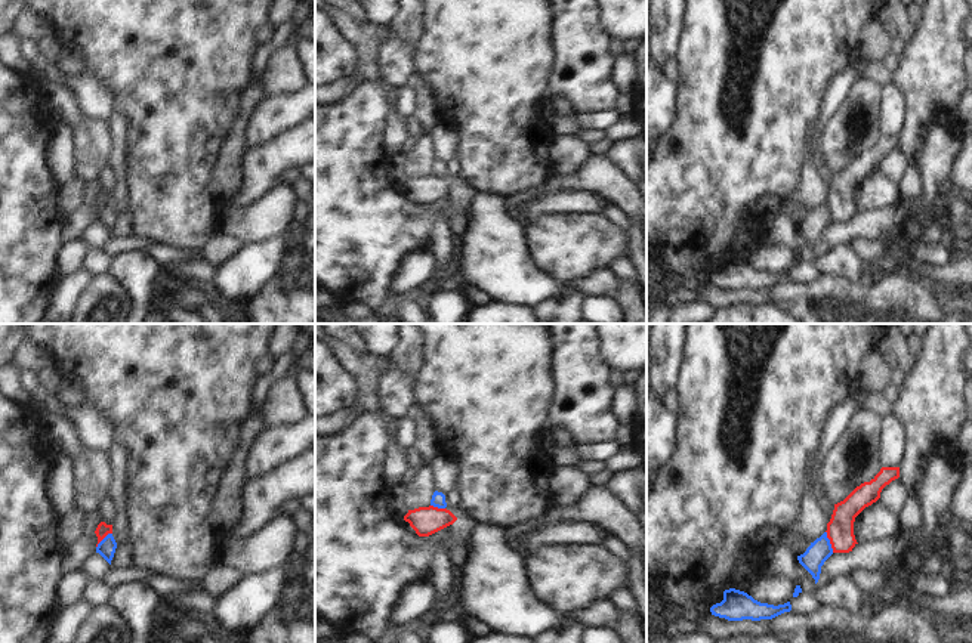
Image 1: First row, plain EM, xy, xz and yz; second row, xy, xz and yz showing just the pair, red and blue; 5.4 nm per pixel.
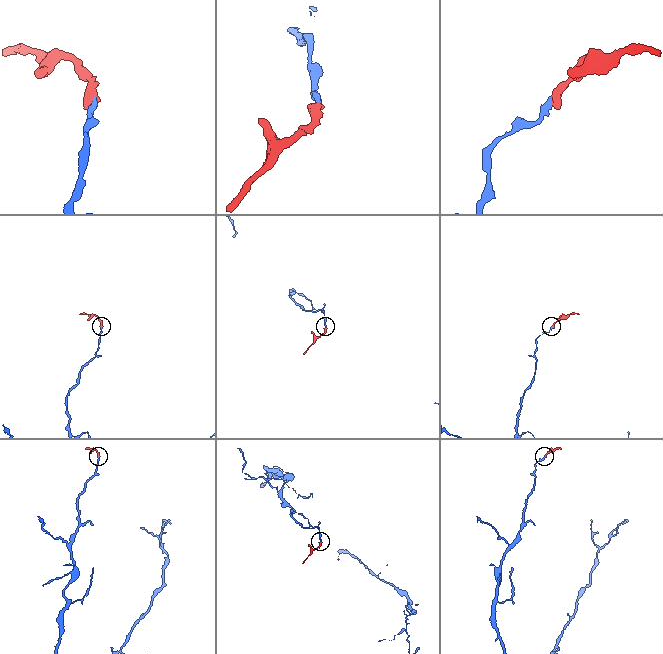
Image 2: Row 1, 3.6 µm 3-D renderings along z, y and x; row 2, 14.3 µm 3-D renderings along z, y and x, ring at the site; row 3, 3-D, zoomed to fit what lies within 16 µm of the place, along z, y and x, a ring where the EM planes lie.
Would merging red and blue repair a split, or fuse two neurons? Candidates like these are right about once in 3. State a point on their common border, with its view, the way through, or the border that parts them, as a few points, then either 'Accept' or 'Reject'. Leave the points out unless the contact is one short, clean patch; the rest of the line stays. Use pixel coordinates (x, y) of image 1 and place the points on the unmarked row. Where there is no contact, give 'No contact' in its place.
Touches red at yz (830, 210). Boundary: yz (826, 200), (833, 220). Reject

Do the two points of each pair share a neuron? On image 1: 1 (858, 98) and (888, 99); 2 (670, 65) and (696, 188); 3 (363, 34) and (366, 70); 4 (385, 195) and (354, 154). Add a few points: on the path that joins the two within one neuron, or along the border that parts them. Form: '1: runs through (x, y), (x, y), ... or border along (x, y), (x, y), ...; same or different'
1: border along (883, 87), (879, 111), (881, 133); different
2: border along (676, 56), (678, 79), (675, 82); different
3: runs through (366, 43), (366, 61); same
4: runs through (372, 194), (354, 167); same

